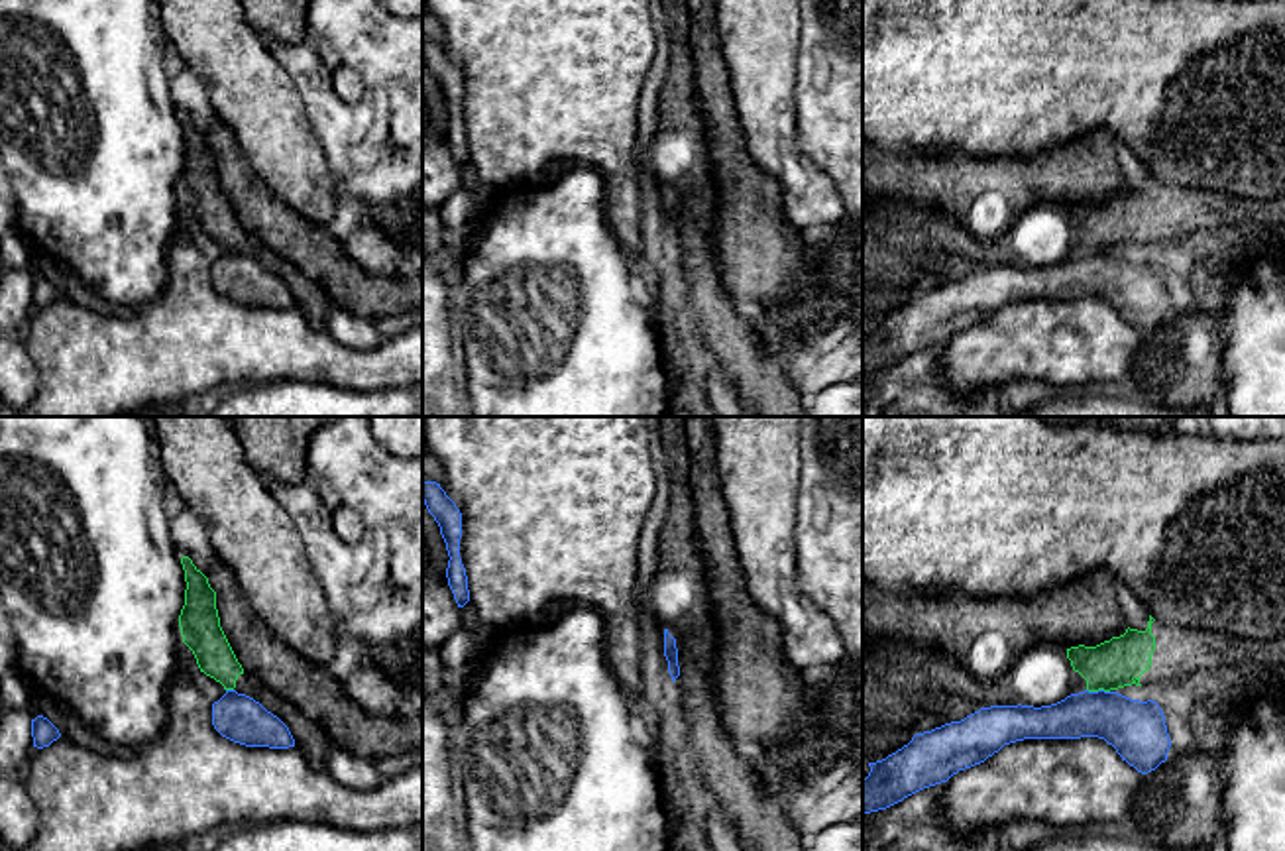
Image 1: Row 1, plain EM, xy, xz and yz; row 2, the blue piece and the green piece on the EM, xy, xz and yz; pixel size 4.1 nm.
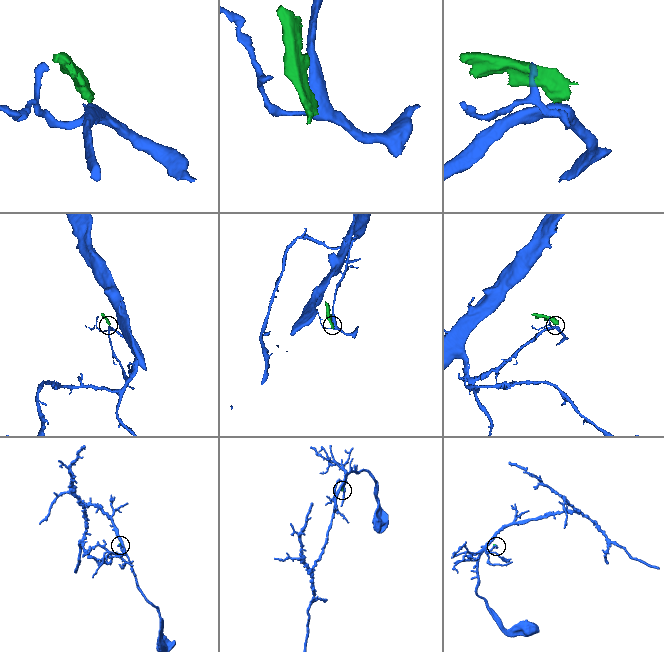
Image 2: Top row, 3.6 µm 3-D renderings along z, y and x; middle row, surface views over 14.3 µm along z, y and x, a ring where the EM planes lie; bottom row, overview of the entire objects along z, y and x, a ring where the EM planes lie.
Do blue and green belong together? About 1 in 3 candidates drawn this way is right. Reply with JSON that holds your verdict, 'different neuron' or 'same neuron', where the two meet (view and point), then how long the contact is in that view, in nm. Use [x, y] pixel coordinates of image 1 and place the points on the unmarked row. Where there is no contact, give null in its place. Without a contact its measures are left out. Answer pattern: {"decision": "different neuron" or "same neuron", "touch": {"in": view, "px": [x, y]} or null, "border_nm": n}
{"decision": "different neuron", "touch": {"in": "yz", "px": [1099, 250]}, "border_nm": 100}

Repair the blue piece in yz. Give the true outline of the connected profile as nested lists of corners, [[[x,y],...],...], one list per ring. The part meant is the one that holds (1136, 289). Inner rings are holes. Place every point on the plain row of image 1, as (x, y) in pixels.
[[[1079,252],[1051,265],[990,265],[931,291],[916,293],[908,305],[882,320],[868,322],[870,332],[863,338],[863,375],[886,369],[904,358],[947,342],[959,330],[984,322],[1004,305],[1024,299],[1081,299],[1098,297],[1138,332],[1147,334],[1167,320],[1171,299],[1163,269],[1157,261],[1130,259],[1118,252]]]

